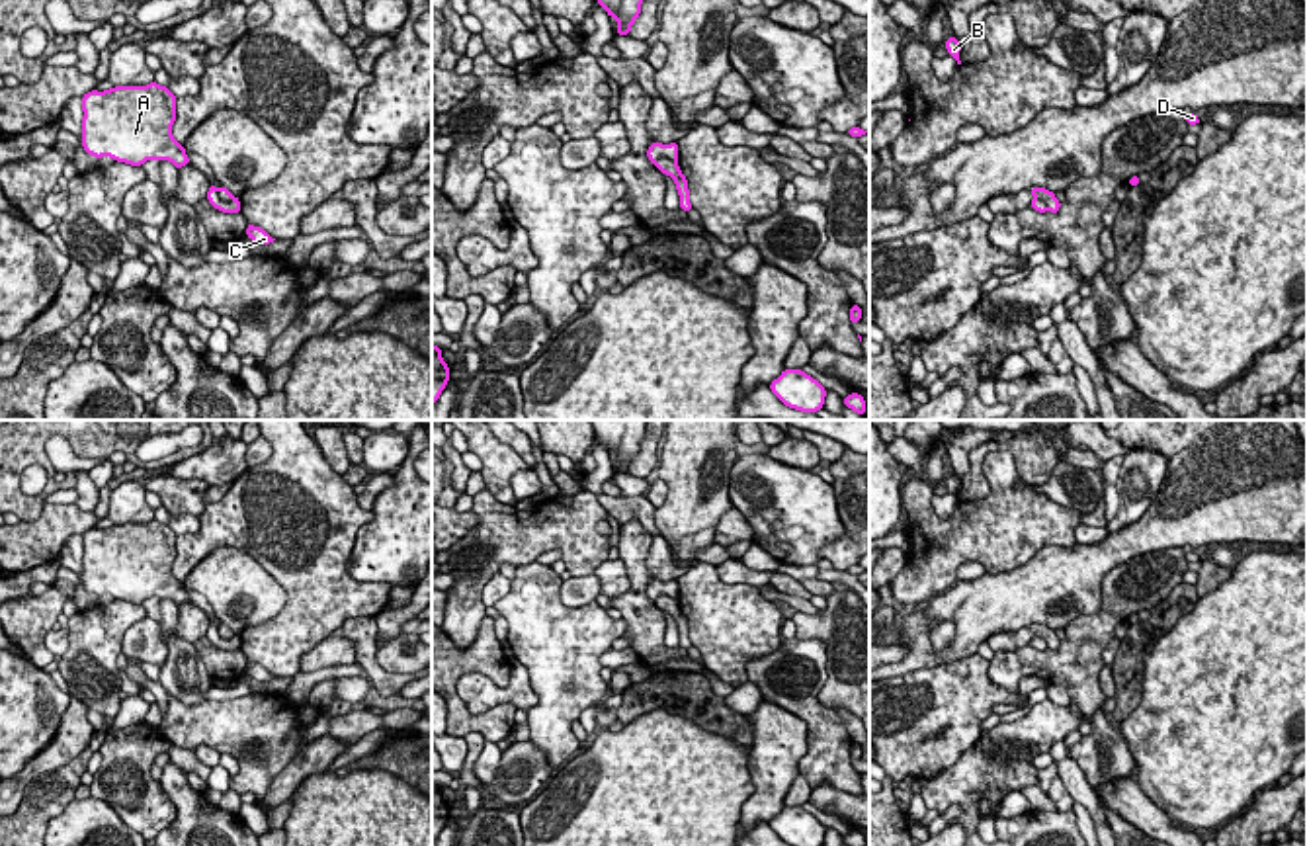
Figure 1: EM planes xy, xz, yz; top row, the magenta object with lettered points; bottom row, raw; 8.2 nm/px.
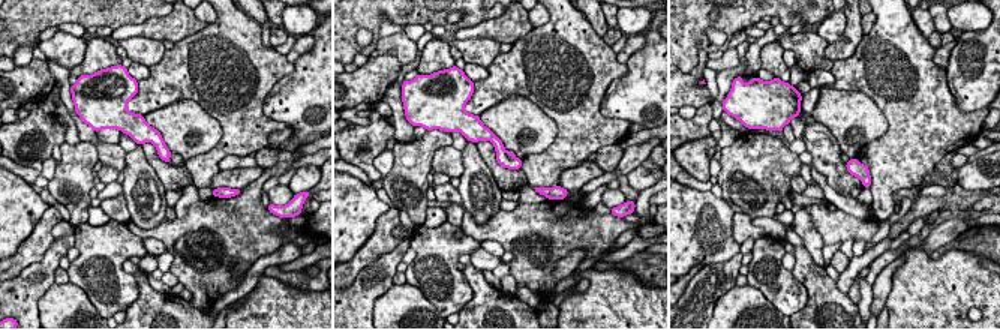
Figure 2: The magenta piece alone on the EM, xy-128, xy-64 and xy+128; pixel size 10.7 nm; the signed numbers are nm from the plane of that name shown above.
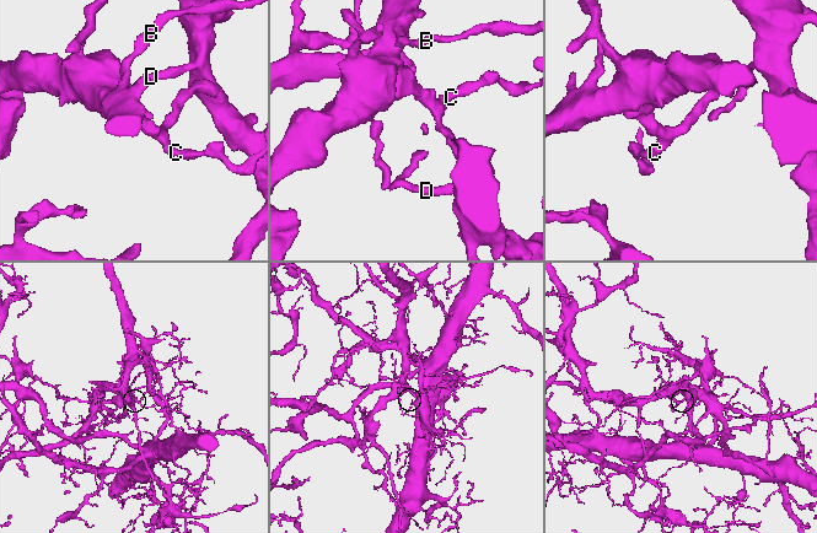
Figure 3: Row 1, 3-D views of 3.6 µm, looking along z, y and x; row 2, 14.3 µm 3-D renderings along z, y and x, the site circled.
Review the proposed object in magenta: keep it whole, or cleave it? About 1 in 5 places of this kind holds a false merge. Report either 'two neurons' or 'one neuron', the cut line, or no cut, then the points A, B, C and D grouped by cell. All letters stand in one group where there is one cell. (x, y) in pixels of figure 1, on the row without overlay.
two neurons; cut xz (676, 596), (659, 596), (655, 600); groups A B / C D

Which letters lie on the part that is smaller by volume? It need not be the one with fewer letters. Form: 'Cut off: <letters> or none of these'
Cut off: A, B

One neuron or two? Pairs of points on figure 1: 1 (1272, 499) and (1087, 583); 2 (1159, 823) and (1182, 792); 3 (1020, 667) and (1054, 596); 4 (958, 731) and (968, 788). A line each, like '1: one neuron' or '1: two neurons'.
1: one neuron
2: two neurons
3: two neurons
4: two neurons

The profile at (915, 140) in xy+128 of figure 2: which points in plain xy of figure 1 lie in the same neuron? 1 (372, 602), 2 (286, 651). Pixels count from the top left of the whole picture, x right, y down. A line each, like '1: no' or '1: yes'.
1: yes
2: yes

